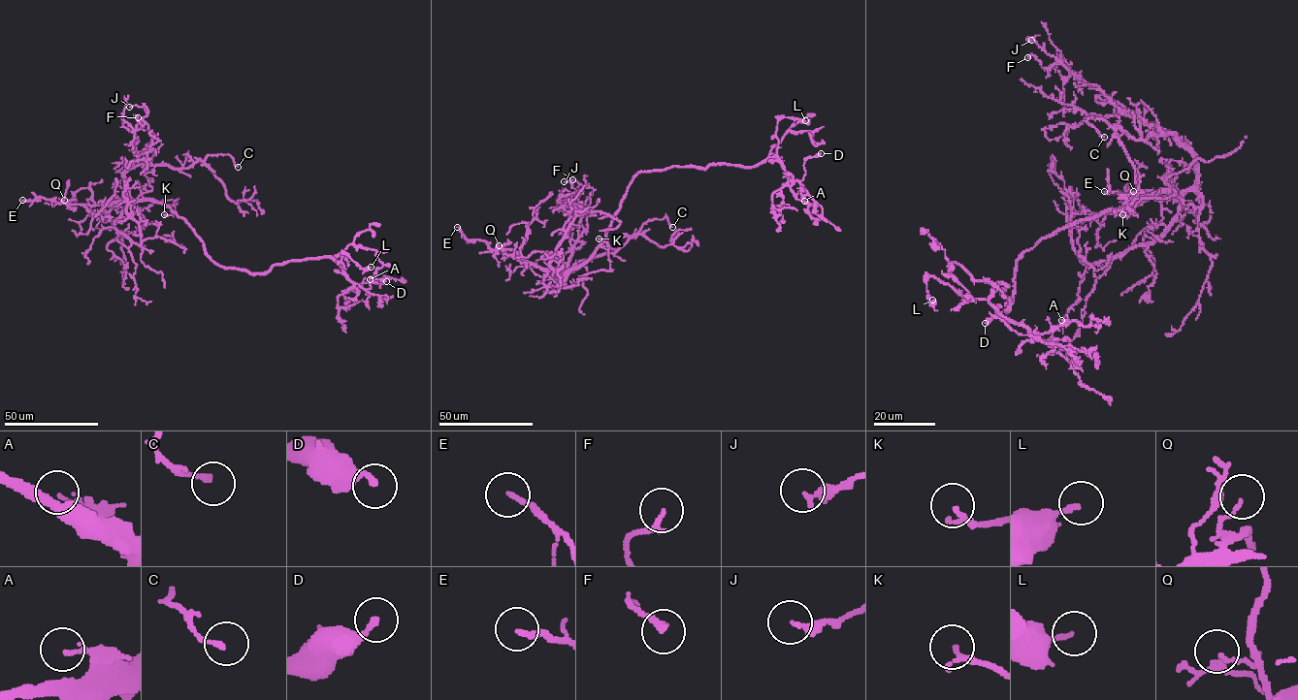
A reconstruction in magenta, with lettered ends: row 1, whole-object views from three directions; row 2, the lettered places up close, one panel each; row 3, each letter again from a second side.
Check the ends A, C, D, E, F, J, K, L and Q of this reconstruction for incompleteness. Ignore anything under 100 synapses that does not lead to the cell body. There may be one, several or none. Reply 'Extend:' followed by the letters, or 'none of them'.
Extend: none of them

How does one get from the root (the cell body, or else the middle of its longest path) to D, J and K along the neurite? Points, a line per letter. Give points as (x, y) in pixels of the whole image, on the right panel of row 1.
D: (1070, 224), (1017, 260), (1006, 310), (1005, 284), (989, 298), (1029, 334), (996, 318), (985, 323)
J: (1070, 224), (1140, 198), (1187, 190), (1196, 177), (1194, 157), (1172, 135), (1149, 127), (1031, 40)
K: (1070, 224), (1159, 192), (1194, 188), (1202, 201), (1198, 207), (1184, 205), (1174, 191), (1144, 198), (1122, 214)

